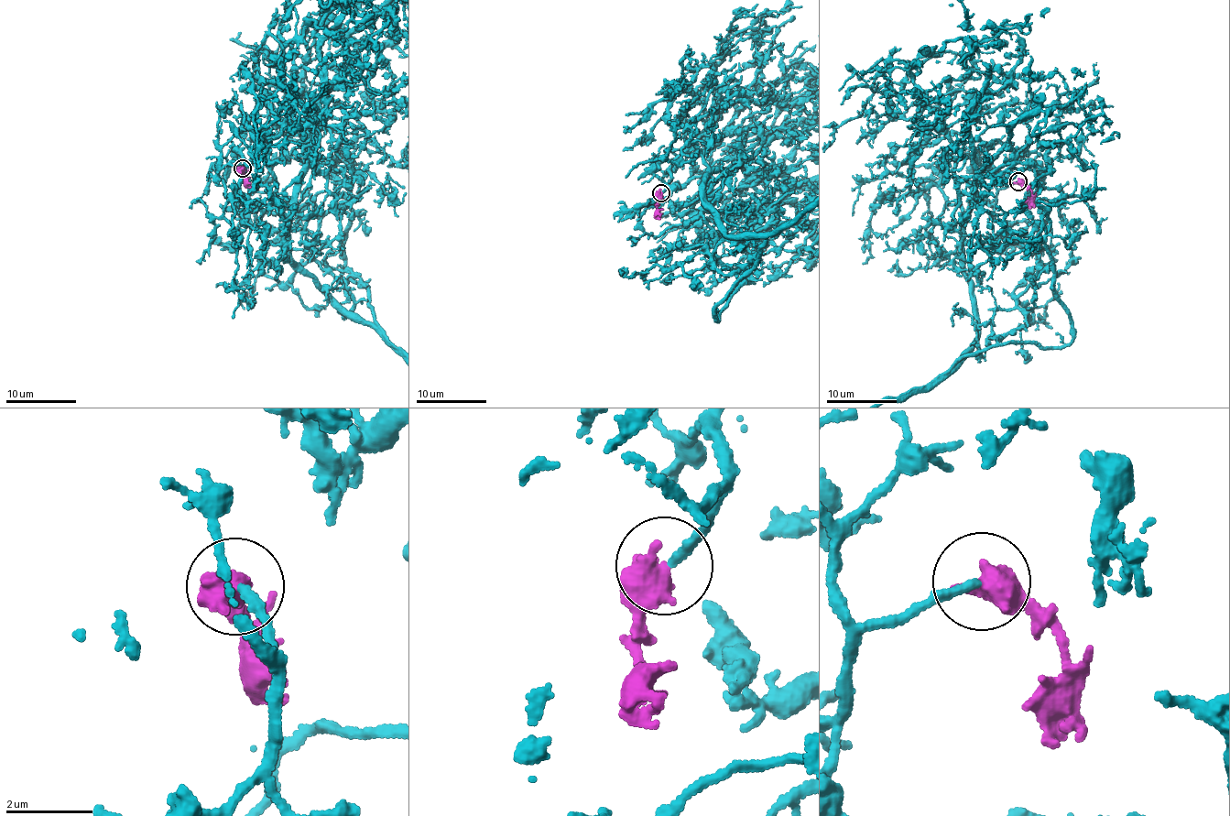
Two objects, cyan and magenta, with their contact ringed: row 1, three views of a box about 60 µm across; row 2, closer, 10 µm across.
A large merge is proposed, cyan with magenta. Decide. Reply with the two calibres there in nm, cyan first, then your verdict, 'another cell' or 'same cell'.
200/650 nm | same cell

